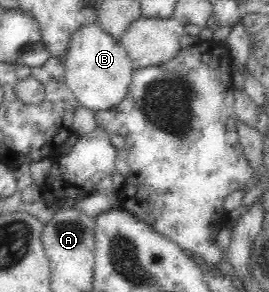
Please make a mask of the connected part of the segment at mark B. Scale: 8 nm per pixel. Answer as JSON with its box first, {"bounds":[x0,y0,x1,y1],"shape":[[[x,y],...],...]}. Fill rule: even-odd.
{"bounds":[62,23,134,112],"shape":[[[97,23],[83,26],[74,34],[74,37],[71,38],[69,50],[62,59],[65,66],[64,78],[66,86],[76,96],[80,106],[97,112],[117,106],[127,96],[134,74],[131,59],[120,39],[113,39],[110,34],[99,28]]]}

